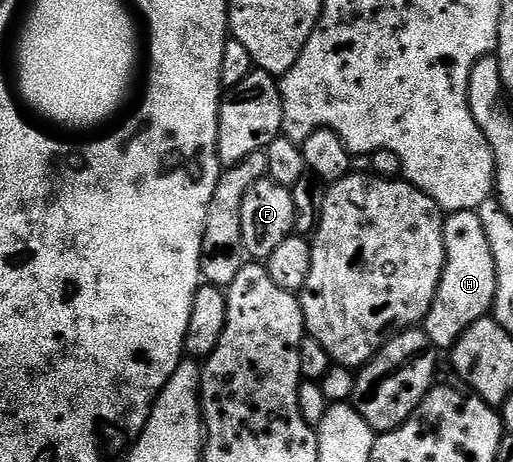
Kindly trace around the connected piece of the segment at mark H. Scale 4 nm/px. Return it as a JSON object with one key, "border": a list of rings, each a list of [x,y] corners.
{"border":[[[455,210],[445,218],[445,267],[443,276],[439,280],[439,288],[435,292],[435,300],[427,312],[423,323],[425,335],[438,351],[452,351],[454,344],[475,324],[486,317],[493,309],[495,292],[497,291],[497,273],[495,260],[491,252],[491,244],[487,244],[487,232],[483,232],[483,220],[480,213],[475,210]]]}

